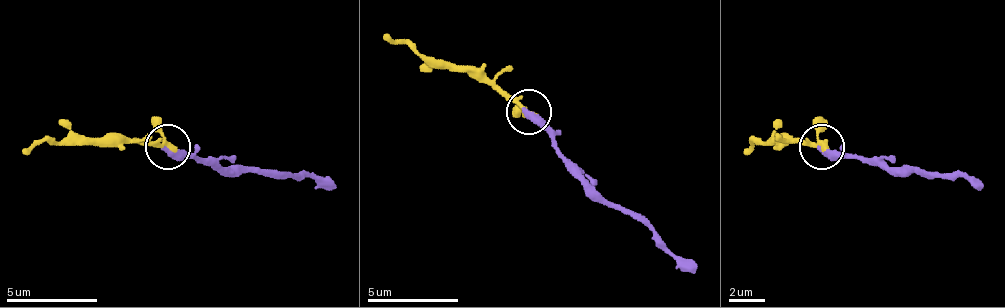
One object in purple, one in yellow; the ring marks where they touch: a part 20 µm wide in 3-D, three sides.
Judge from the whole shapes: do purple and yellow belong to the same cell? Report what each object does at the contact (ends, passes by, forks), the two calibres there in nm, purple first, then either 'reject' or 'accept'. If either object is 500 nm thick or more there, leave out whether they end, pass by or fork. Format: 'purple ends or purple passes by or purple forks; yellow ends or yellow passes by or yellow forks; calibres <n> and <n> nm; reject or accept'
purple ends; yellow passes by; calibres 400 and 280 nm; accept

